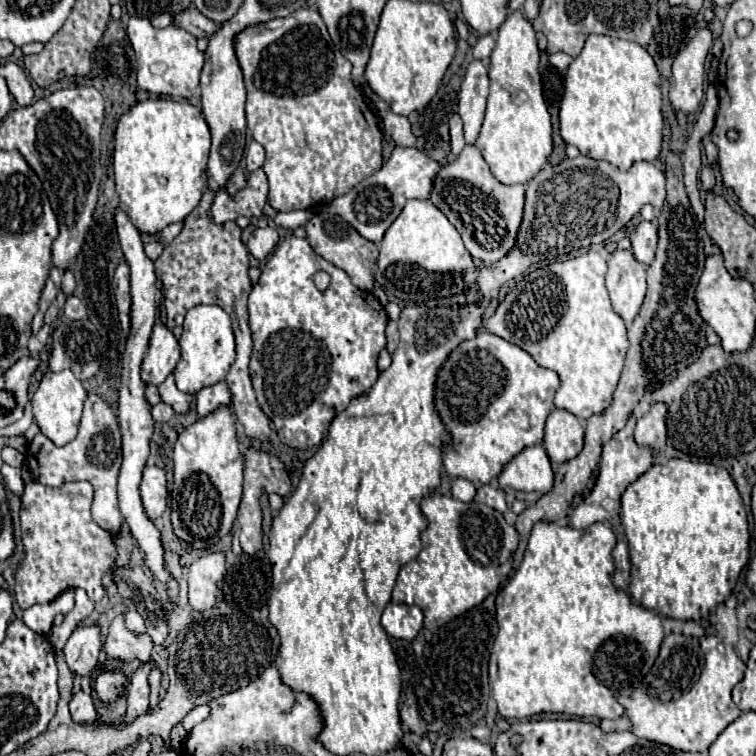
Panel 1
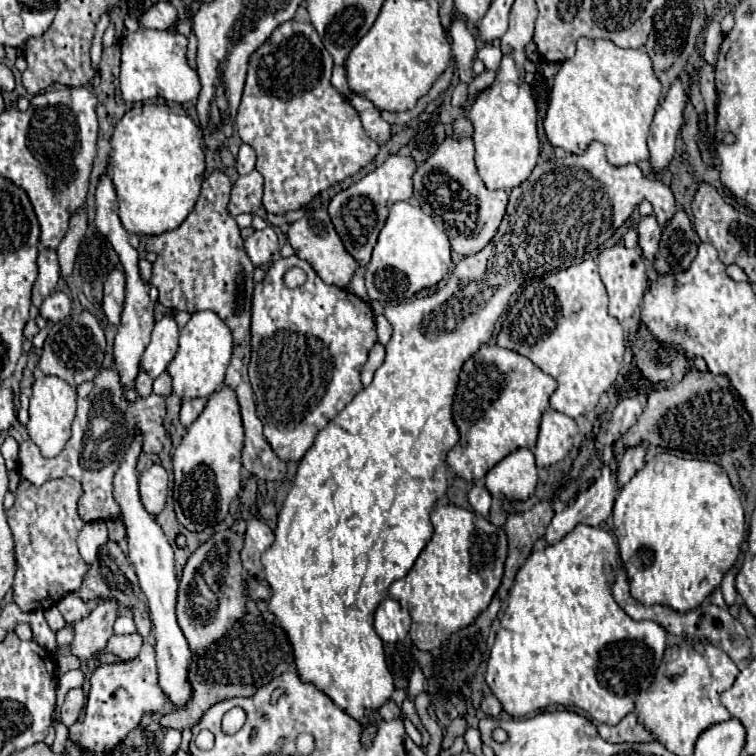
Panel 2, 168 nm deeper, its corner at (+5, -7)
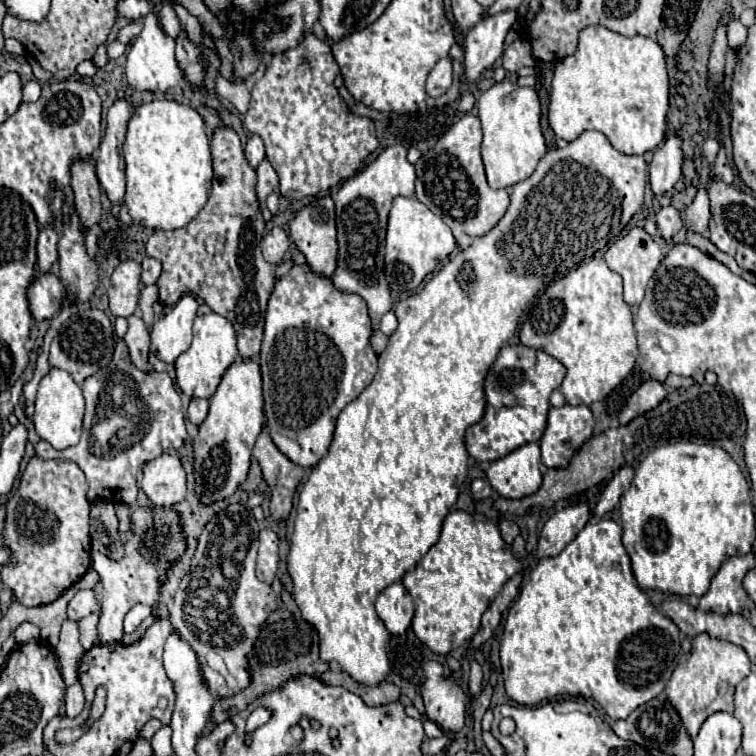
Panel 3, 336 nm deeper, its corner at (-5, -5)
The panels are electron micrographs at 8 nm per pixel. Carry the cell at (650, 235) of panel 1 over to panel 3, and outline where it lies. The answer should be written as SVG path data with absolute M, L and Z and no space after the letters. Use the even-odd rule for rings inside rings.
M661 207L657 211L657 229L659 229L659 235L661 239L665 239L669 245L671 245L671 239L673 235L683 227L683 219L681 219L681 213L675 209L675 207Z

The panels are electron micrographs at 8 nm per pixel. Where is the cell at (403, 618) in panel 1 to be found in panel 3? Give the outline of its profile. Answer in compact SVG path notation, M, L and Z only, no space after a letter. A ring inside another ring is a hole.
M393 583L387 589L383 589L375 601L375 609L389 633L393 635L403 635L411 627L415 615L411 595L403 587L403 583Z

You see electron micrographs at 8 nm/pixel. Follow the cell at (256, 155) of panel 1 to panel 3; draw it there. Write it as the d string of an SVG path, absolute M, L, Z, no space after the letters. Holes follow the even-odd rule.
M259 135L249 137L249 141L245 145L245 157L253 169L257 169L257 165L265 159L265 145L263 145Z

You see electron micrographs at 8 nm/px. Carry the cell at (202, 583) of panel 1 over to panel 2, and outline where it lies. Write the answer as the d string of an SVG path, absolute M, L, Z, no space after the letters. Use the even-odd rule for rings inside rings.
M229 527L219 529L211 539L201 543L183 567L177 589L177 623L191 647L203 657L217 639L227 635L235 621L247 613L247 591L243 581L243 565L239 553L243 549L243 535Z

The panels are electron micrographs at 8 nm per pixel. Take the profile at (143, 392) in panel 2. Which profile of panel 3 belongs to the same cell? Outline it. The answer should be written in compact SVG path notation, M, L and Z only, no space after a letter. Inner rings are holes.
M131 315L127 321L129 321L129 331L125 335L125 343L129 347L131 361L139 371L153 373L153 365L149 363L149 345L151 345L149 331L141 317Z

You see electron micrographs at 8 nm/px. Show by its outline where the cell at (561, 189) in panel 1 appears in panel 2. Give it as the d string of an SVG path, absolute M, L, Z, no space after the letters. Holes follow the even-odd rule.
M593 141L585 153L581 155L573 155L573 153L567 153L563 159L557 159L557 157L551 157L549 161L537 165L533 169L533 173L529 175L527 181L523 181L519 187L515 187L511 193L509 193L509 203L507 203L507 211L505 211L505 217L495 233L495 237L479 251L479 253L473 253L473 255L467 255L463 257L451 271L447 283L443 287L439 287L439 291L435 291L433 295L427 295L427 297L419 297L419 299L413 299L409 303L402 303L397 305L389 305L382 307L382 304L378 301L370 301L369 304L373 309L375 316L383 315L387 317L387 321L393 325L393 335L389 339L389 343L385 345L385 361L381 367L375 369L375 375L373 375L373 381L369 387L365 387L363 391L359 391L353 401L343 409L339 411L331 421L329 425L319 431L319 435L315 437L315 443L313 447L307 451L307 455L303 457L303 461L299 463L299 469L297 469L297 475L295 475L295 481L293 481L293 487L277 515L277 529L275 529L275 543L265 551L265 555L261 557L263 561L263 569L265 569L265 577L273 589L273 595L269 599L269 609L275 613L275 617L279 619L281 627L285 627L285 633L289 635L289 641L293 643L293 655L295 655L295 663L297 663L297 671L301 675L301 679L313 683L317 689L325 691L325 695L329 695L341 709L349 711L349 715L353 715L357 721L361 721L365 725L363 729L363 743L369 745L375 731L377 731L377 721L379 721L379 715L377 715L377 707L381 707L381 703L385 703L385 699L389 699L389 695L393 693L393 677L385 665L385 653L383 653L383 643L379 639L379 635L375 633L373 629L373 613L377 609L377 605L387 597L387 589L393 581L405 577L409 573L409 569L413 567L415 559L419 557L419 553L423 551L423 547L427 545L427 541L431 539L433 535L433 525L431 525L431 519L429 519L429 513L433 511L433 503L445 495L447 491L447 463L445 463L445 457L449 453L449 449L453 449L459 441L459 429L453 421L453 399L455 399L455 391L457 391L457 381L459 381L459 373L461 373L461 367L463 363L473 357L479 347L483 343L487 343L495 331L495 323L497 319L501 317L501 313L505 311L511 295L521 289L527 281L535 279L535 277L545 277L547 273L551 273L553 269L563 269L567 267L571 261L575 259L581 259L583 253L589 253L589 251L595 251L597 247L601 247L611 235L615 229L619 229L627 219L629 215L633 213L633 209L643 201L643 199L649 199L653 203L653 209L655 209L655 217L661 225L665 225L667 221L671 221L671 217L675 215L677 211L677 203L675 203L675 197L671 193L671 189L667 185L663 185L659 179L655 177L647 177L643 175L643 171L629 163L629 165L623 165L623 167L613 167L607 157L605 157L605 147L603 143L599 141ZM373 713L375 721L373 725L369 725L367 721L367 715Z

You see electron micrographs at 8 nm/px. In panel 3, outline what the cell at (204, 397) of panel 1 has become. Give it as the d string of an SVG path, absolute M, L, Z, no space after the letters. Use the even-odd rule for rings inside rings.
M191 399L191 405L189 405L189 421L195 423L195 425L201 425L207 417L207 411L209 411L209 401L207 399Z

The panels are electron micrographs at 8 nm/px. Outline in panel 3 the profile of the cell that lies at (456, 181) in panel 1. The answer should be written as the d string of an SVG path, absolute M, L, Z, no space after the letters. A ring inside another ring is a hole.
M467 113L437 141L433 149L423 153L415 163L417 199L451 227L461 249L469 247L475 237L489 233L509 207L507 189L491 189L485 179L479 153L481 137L483 133L479 117Z

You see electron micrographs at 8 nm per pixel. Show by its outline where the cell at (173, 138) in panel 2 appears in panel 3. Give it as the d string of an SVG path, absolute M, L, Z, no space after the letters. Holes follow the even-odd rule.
M151 101L135 109L123 145L127 163L125 205L135 223L149 229L181 229L207 203L213 169L207 127L201 115L177 101Z

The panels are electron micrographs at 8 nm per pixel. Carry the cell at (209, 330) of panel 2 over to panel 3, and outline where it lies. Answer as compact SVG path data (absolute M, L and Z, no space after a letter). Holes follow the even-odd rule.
M217 313L197 317L195 325L193 325L193 343L175 361L179 389L187 397L205 397L205 399L209 399L215 393L217 385L221 383L223 373L235 361L235 357L237 357L237 335L235 335L233 325Z

